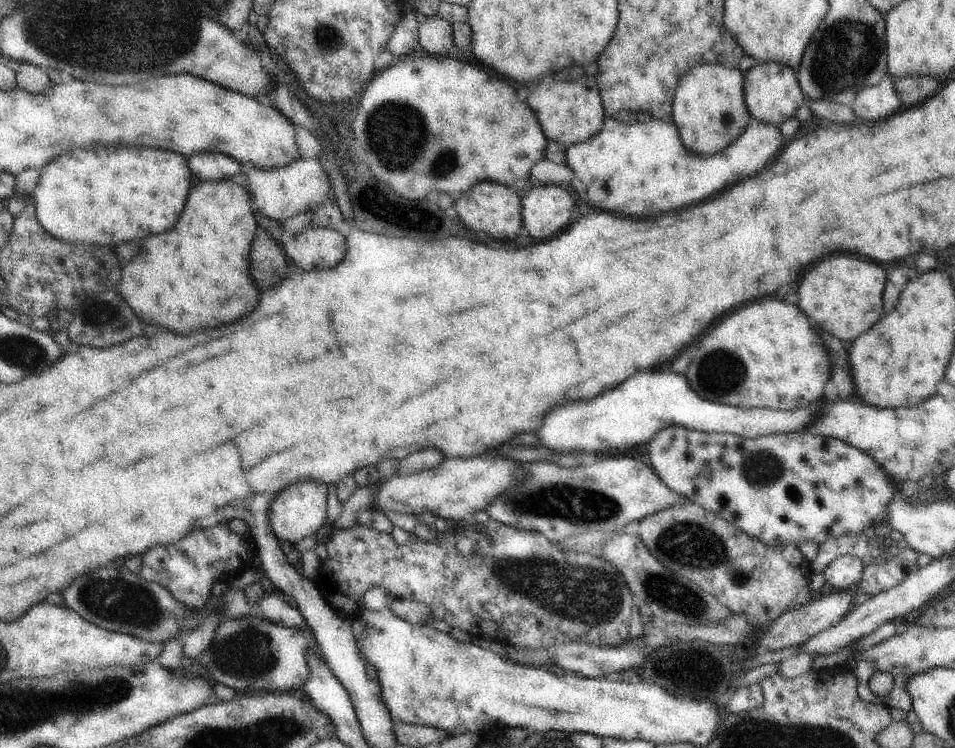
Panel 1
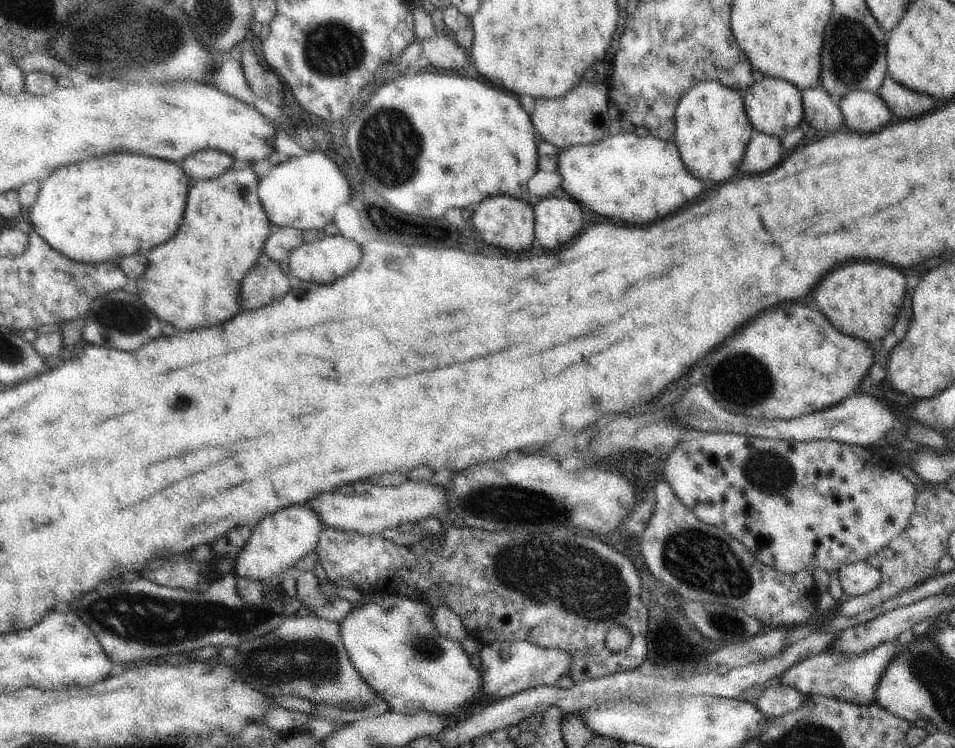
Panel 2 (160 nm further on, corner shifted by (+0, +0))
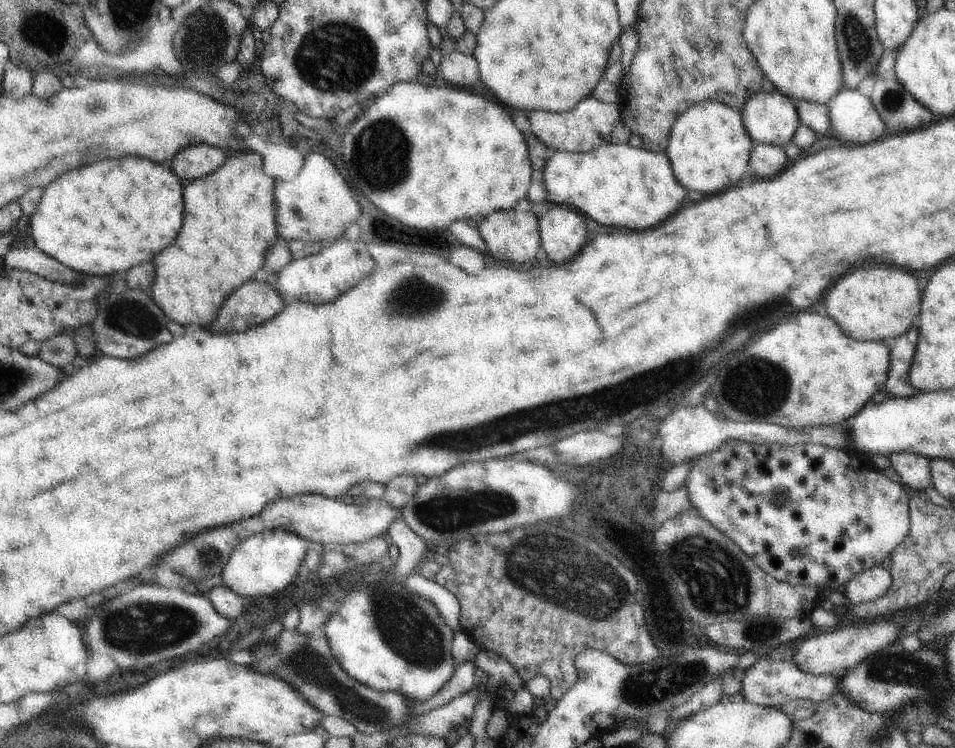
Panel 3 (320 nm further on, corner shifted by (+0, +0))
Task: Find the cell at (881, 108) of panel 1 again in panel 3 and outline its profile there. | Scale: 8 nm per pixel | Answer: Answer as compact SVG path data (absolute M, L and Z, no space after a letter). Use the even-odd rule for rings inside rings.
M858 88L844 89L827 104L829 114L829 126L834 136L840 142L854 142L854 144L868 144L878 140L884 134L884 122L872 104L871 98L862 94Z

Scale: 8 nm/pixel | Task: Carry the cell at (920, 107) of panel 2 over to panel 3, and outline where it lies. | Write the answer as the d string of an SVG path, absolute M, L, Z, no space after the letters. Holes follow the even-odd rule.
M894 77L878 79L870 98L880 118L884 120L886 130L896 134L922 128L934 120L934 116L924 106L920 106Z

